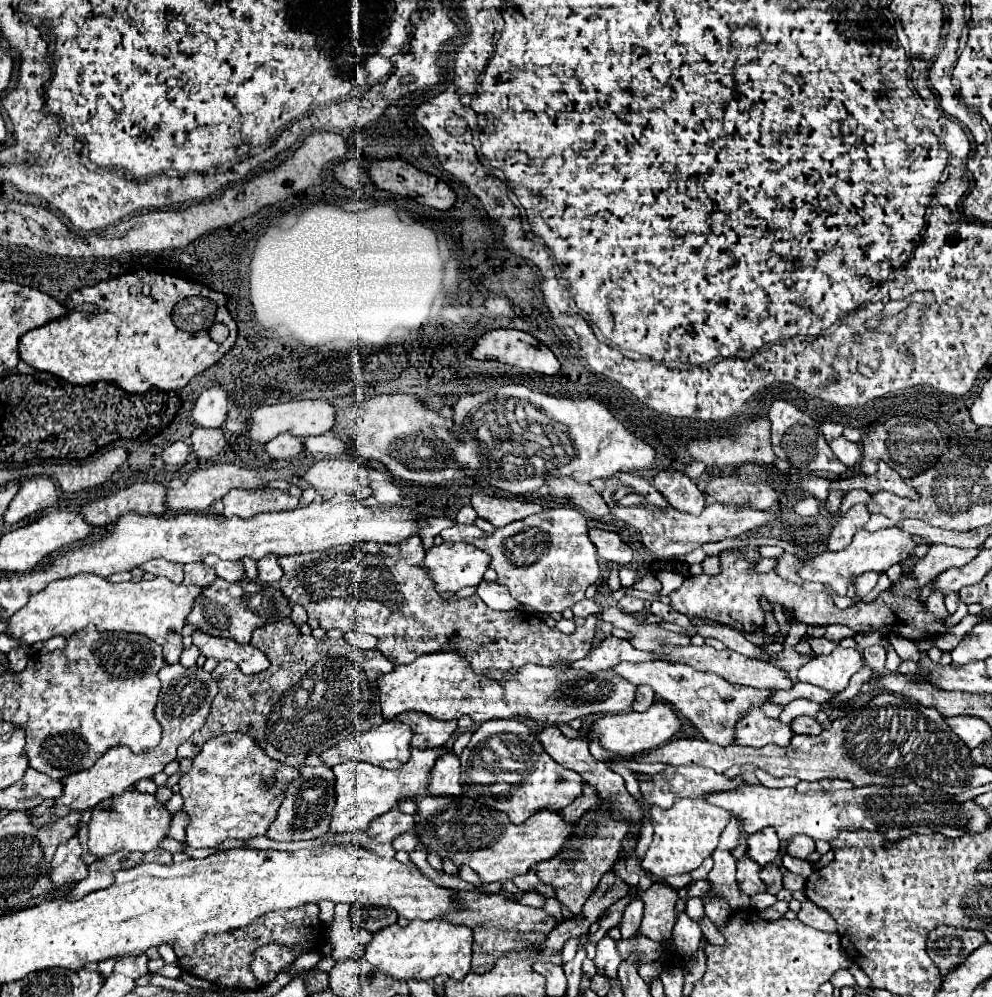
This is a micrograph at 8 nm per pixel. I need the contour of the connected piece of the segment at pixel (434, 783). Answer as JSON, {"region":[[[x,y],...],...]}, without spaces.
{"region":[[[449,753],[437,759],[433,767],[433,775],[429,775],[429,793],[431,795],[461,795],[457,755]]]}

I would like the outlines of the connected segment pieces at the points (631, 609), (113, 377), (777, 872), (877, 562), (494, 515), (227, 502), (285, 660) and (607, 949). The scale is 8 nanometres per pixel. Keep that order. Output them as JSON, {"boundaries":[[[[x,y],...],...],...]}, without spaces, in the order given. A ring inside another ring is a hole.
{"boundaries":[[[[623,597],[619,601],[619,607],[627,613],[635,613],[635,611],[643,611],[643,601],[637,597]]],[[[151,271],[127,273],[71,293],[65,305],[69,309],[65,317],[55,319],[45,327],[31,329],[21,337],[19,353],[27,365],[53,373],[73,385],[111,381],[127,393],[145,393],[153,387],[161,391],[175,391],[185,387],[195,375],[215,365],[237,341],[237,323],[227,309],[227,297],[201,283],[173,275]],[[213,323],[223,323],[229,327],[229,337],[223,343],[215,343],[209,337]]],[[[769,863],[769,865],[763,867],[761,879],[765,879],[763,883],[767,885],[769,893],[779,893],[781,887],[783,887],[783,873],[781,873],[781,869],[775,863]]],[[[891,527],[891,529],[879,529],[875,533],[869,531],[859,531],[853,537],[853,543],[837,553],[825,551],[821,555],[817,555],[815,559],[809,559],[803,563],[803,567],[799,567],[799,575],[803,577],[803,581],[817,581],[823,585],[829,585],[840,596],[846,596],[849,585],[851,585],[851,577],[859,577],[867,571],[885,571],[895,563],[903,563],[913,559],[913,549],[915,549],[915,541],[909,533]]],[[[473,495],[471,505],[481,519],[489,521],[495,527],[505,527],[513,521],[525,519],[543,509],[537,503],[525,503],[517,499],[501,499],[501,497],[489,497],[489,495]]],[[[233,489],[223,497],[225,517],[253,517],[263,511],[297,509],[299,499],[279,489]]],[[[289,617],[275,623],[267,623],[265,627],[257,627],[251,635],[251,645],[259,647],[267,655],[267,659],[271,661],[269,669],[255,675],[245,675],[234,662],[220,661],[219,665],[211,671],[213,679],[219,685],[219,693],[211,705],[207,723],[179,747],[177,757],[179,759],[193,757],[201,751],[203,743],[209,741],[211,737],[237,731],[253,737],[271,759],[283,761],[291,767],[301,767],[309,755],[313,753],[321,755],[335,743],[349,737],[353,731],[367,731],[383,723],[377,679],[393,671],[393,663],[377,649],[359,651],[345,637],[329,637],[327,633],[329,631],[323,639],[303,637],[299,625],[295,625]]],[[[605,935],[605,937],[597,943],[595,965],[597,965],[597,969],[603,969],[605,977],[615,979],[615,977],[617,977],[617,967],[619,967],[619,963],[621,963],[621,957],[619,957],[619,953],[617,953],[615,941]]]]}

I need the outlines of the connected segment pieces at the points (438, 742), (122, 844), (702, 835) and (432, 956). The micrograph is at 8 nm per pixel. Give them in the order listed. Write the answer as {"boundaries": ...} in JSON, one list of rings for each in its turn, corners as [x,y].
{"boundaries":[[[[421,715],[417,725],[411,725],[413,729],[413,739],[411,739],[411,747],[417,749],[435,749],[435,747],[443,747],[449,737],[453,735],[453,731],[457,729],[457,721],[439,721],[433,719],[429,715]]],[[[125,791],[123,795],[115,795],[111,799],[101,801],[93,807],[93,815],[89,821],[89,851],[99,859],[117,851],[151,851],[159,847],[159,843],[167,837],[173,821],[173,813],[149,793]]],[[[703,797],[677,799],[671,809],[661,809],[653,805],[651,817],[653,817],[655,835],[641,865],[647,871],[651,871],[657,879],[697,869],[703,863],[703,859],[707,859],[715,851],[719,843],[719,835],[723,833],[723,829],[731,819],[729,811],[715,807],[711,803],[705,803]]],[[[433,919],[433,921],[411,921],[407,927],[399,927],[397,923],[391,927],[385,927],[377,933],[373,933],[373,939],[365,945],[365,961],[369,961],[373,967],[377,967],[381,973],[391,975],[393,979],[417,979],[417,981],[431,981],[435,975],[445,973],[451,979],[463,979],[469,973],[471,967],[471,943],[473,935],[471,929],[465,925],[453,925],[443,919]]]]}

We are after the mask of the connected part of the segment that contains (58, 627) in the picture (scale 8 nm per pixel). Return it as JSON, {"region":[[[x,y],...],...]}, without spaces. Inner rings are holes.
{"region":[[[81,573],[69,579],[57,579],[49,583],[45,591],[29,595],[25,607],[15,611],[9,619],[3,619],[7,623],[5,635],[33,645],[37,641],[47,641],[53,635],[75,635],[91,623],[97,627],[97,631],[127,631],[147,635],[163,647],[163,657],[167,663],[179,663],[179,653],[183,651],[181,629],[193,607],[193,599],[199,593],[199,587],[175,585],[173,581],[161,577],[149,581],[143,579],[139,583],[111,583],[99,575]]]}

